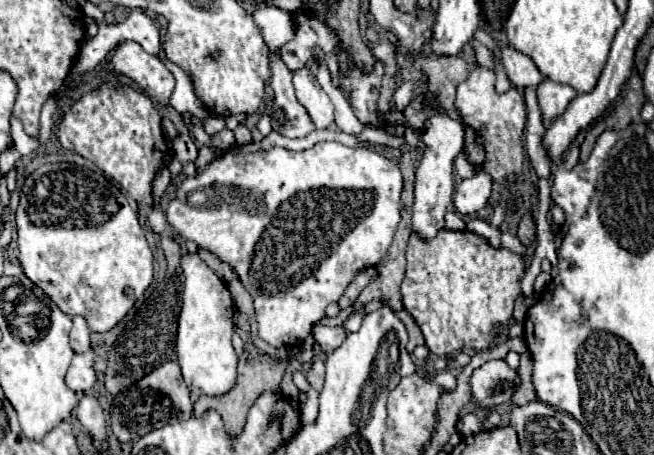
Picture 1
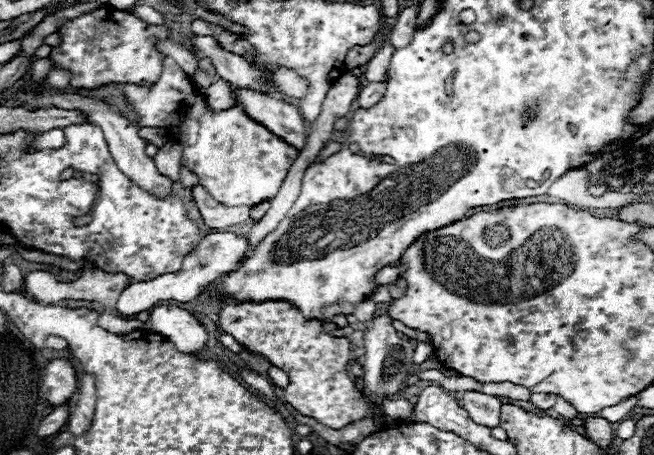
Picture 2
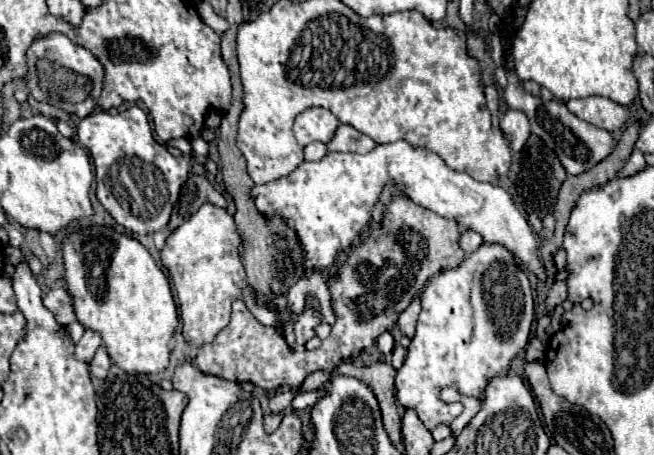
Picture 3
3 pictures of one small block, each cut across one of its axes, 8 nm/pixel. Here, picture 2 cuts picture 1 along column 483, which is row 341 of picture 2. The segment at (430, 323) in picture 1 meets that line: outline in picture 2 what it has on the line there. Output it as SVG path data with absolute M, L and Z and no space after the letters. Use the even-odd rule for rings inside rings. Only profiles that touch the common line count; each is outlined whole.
M226 296L222 300L218 324L220 330L244 344L248 352L264 356L272 366L288 374L290 384L284 388L284 400L302 416L314 418L328 428L344 428L368 414L354 380L350 380L346 372L352 360L350 340L328 336L320 322L306 320L294 304L286 300L238 302Z

